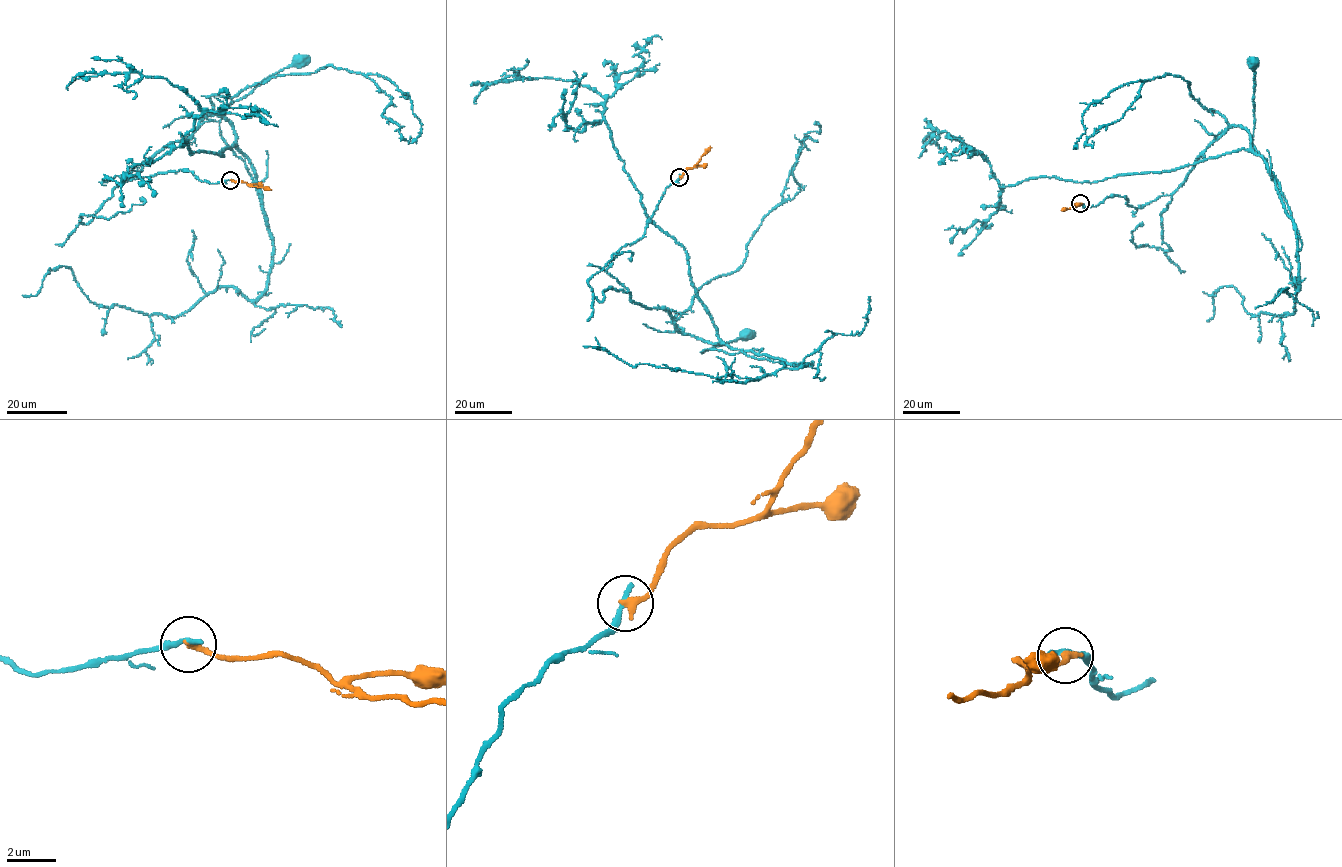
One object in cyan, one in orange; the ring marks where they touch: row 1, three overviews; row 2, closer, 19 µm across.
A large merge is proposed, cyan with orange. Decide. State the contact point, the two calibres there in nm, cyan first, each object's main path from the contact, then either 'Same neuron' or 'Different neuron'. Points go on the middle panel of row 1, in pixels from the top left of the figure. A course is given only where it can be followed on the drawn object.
Place: (679, 177). Thickness 260 nm (cyan) against 280 nm. Course of cyan: (679, 177), (645, 234), (607, 270), (632, 301), (667, 309), (680, 332), (785, 362), (700, 352), (746, 333). Course of orange: (680, 177), (688, 168), (696, 166), (711, 147). Different neuron

